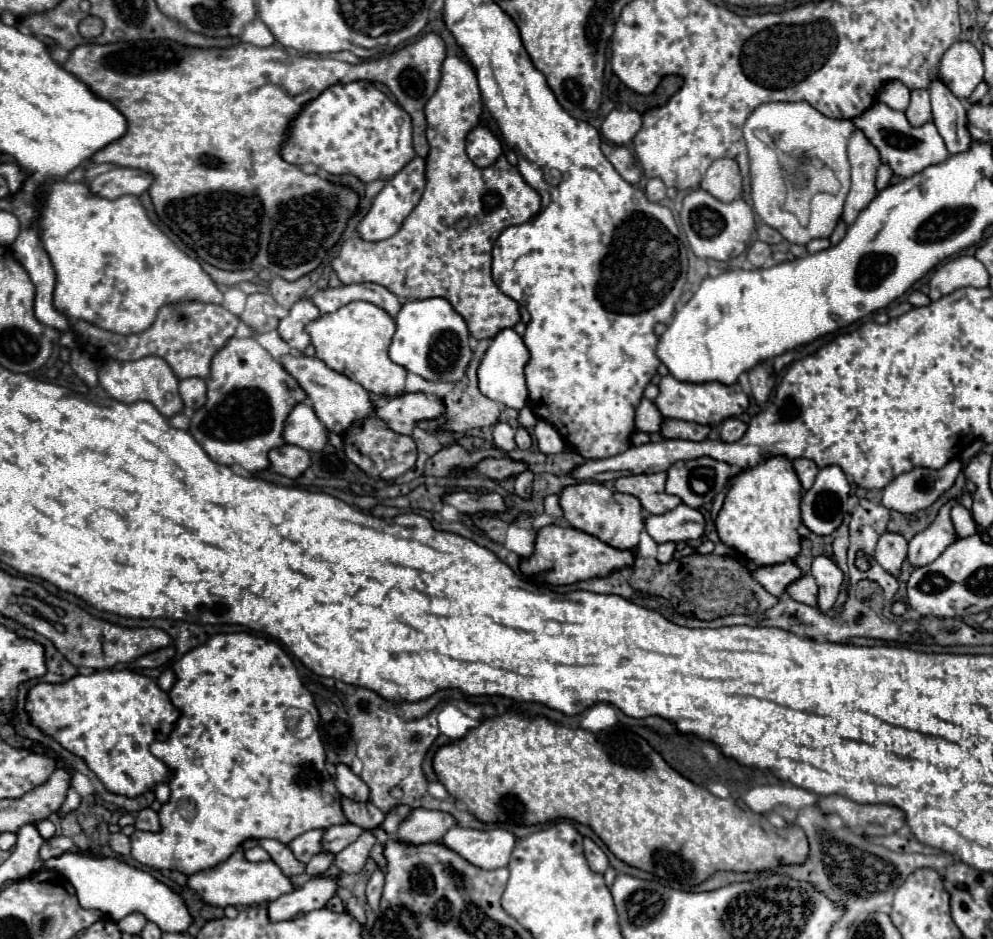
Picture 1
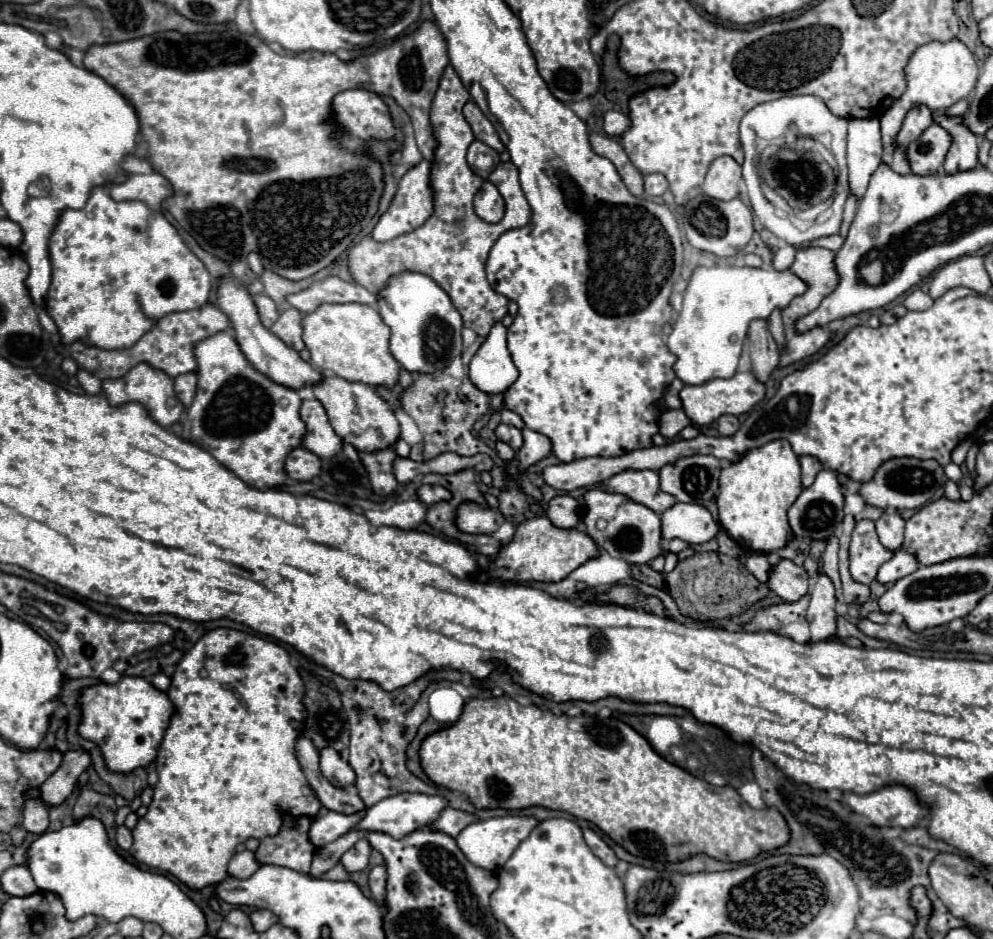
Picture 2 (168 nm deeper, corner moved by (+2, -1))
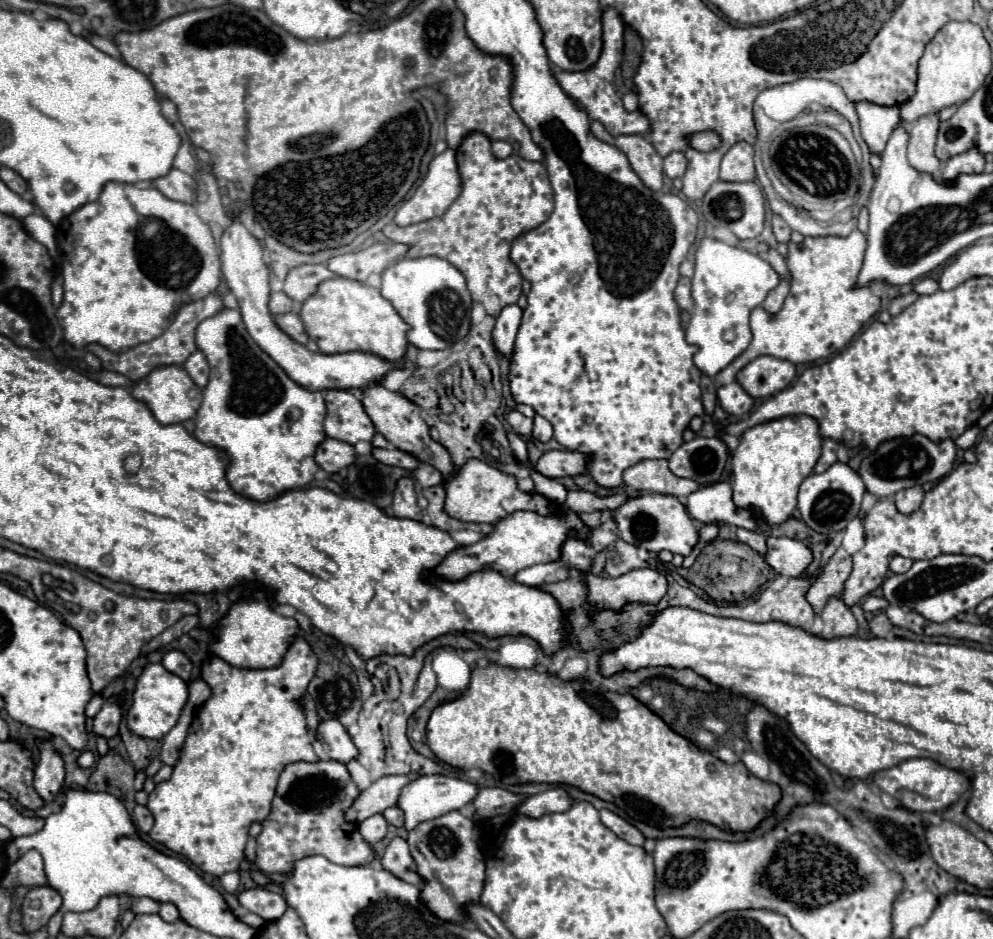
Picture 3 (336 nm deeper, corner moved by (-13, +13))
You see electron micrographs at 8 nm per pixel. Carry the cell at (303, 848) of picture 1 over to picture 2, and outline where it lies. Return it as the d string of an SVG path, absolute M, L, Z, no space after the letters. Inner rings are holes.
M325 810L323 814L319 814L311 828L309 828L309 842L315 846L315 848L321 848L337 838L341 838L343 834L347 834L363 816L365 812L361 814L353 814L353 816L345 816L345 814L337 814L337 812L331 812L331 810Z

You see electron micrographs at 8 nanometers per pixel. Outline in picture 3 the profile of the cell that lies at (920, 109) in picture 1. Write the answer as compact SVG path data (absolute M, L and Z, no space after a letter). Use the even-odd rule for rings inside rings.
M928 114L916 120L908 128L910 132L910 142L908 142L908 162L912 168L930 174L934 180L942 180L942 170L940 170L940 160L934 154L934 144L936 144L936 134L938 134L938 114Z

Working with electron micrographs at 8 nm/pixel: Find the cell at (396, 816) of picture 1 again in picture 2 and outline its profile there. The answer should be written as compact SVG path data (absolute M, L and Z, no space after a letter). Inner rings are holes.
M397 794L391 798L385 798L381 802L377 802L377 806L367 808L365 816L353 826L353 830L371 830L371 832L383 832L389 834L393 838L403 838L405 834L423 828L427 824L431 824L439 812L447 806L445 798L441 796L427 796L427 794Z

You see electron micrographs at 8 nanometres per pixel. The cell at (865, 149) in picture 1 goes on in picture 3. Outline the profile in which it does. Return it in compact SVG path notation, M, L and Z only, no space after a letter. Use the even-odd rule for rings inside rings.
M856 102L856 112L858 112L862 138L866 140L870 152L882 154L884 144L892 134L892 128L896 128L900 120L899 107Z

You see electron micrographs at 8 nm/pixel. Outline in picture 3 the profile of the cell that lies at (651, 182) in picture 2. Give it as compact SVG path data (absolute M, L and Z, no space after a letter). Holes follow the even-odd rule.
M672 152L664 158L664 174L668 178L682 176L686 172L686 166L688 166L688 160L686 160L684 152Z

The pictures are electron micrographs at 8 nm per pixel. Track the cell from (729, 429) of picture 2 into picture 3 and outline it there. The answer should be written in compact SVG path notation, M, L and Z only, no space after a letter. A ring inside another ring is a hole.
M854 230L846 238L804 238L800 244L788 242L788 270L792 276L790 294L778 314L768 314L762 306L750 312L750 346L732 360L724 370L714 376L718 388L720 406L734 416L744 416L752 410L752 396L738 384L736 374L754 358L770 354L776 358L790 360L794 364L806 364L828 358L842 350L860 328L880 310L882 300L874 296L870 286L856 286L858 272L862 268L862 256L866 250L866 236Z

